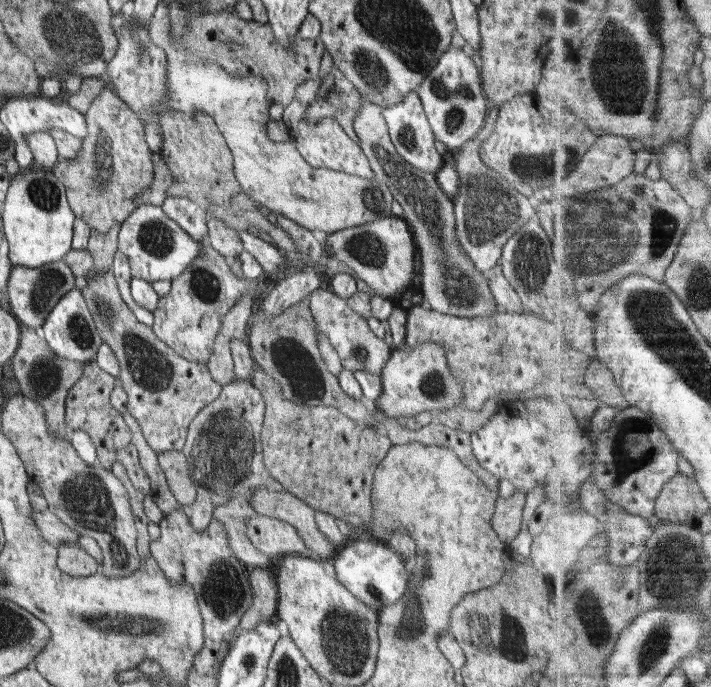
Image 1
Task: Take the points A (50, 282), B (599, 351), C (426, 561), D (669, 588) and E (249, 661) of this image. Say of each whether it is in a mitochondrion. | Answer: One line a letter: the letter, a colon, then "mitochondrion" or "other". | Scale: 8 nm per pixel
A: mitochondrion
B: other
C: mitochondrion
D: mitochondrion
E: mitochondrion

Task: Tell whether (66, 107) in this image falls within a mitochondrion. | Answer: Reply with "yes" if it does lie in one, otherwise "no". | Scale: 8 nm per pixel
no

